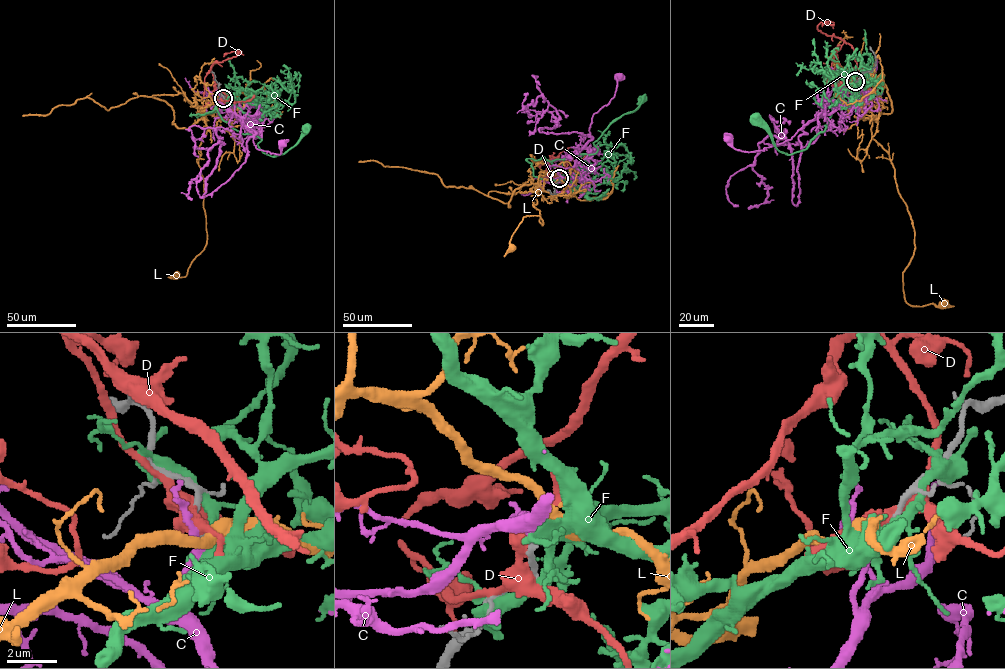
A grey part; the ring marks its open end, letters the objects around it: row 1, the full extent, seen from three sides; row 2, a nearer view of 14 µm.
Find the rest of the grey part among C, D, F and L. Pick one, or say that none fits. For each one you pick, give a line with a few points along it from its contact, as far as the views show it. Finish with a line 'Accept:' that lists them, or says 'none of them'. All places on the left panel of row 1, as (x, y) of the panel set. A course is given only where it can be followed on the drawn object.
L: course (224, 99), (205, 108), (208, 130), (197, 161), (203, 180), (206, 245), (185, 277), (174, 277), (176, 274)
Accept: L

